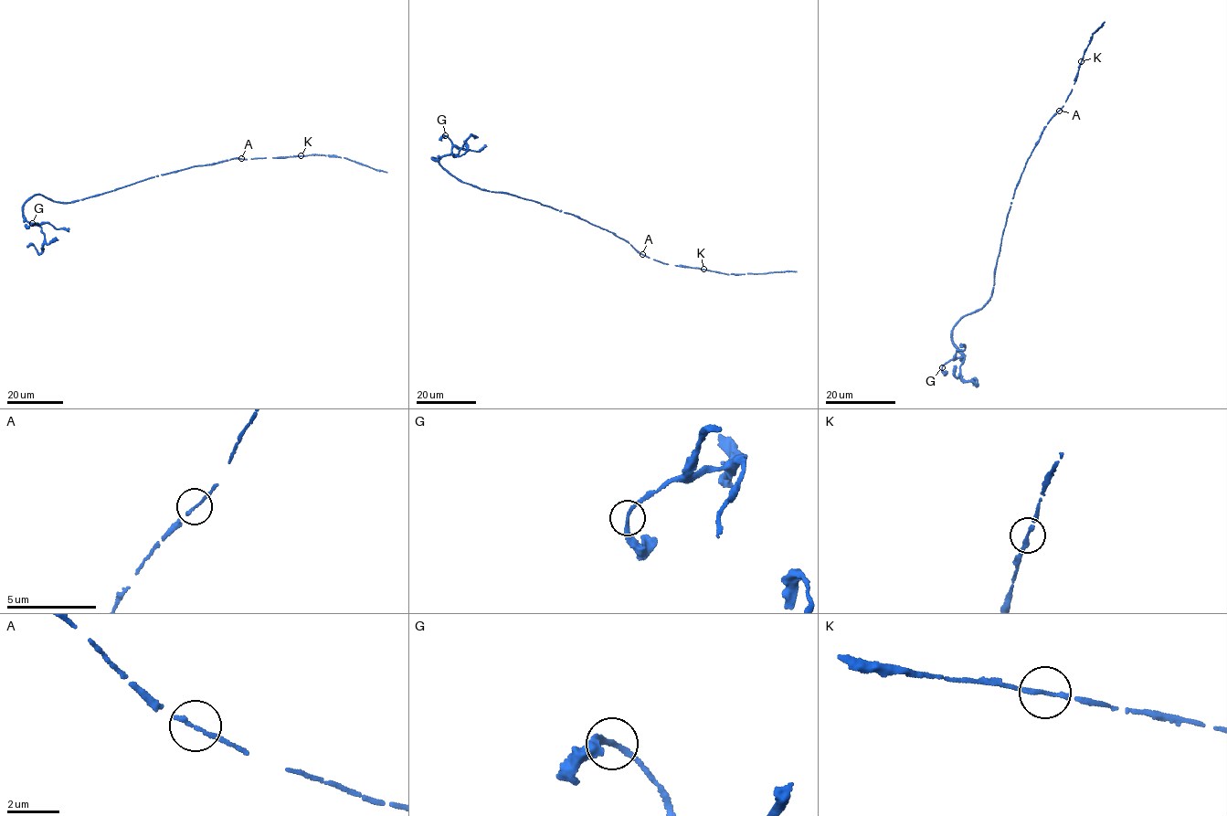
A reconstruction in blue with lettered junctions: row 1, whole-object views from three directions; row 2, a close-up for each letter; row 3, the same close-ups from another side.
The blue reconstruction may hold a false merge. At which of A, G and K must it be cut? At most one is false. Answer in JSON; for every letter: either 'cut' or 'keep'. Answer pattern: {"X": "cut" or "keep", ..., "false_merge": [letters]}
{"A": "keep", "G": "keep", "K": "keep", "false_merge": []}

